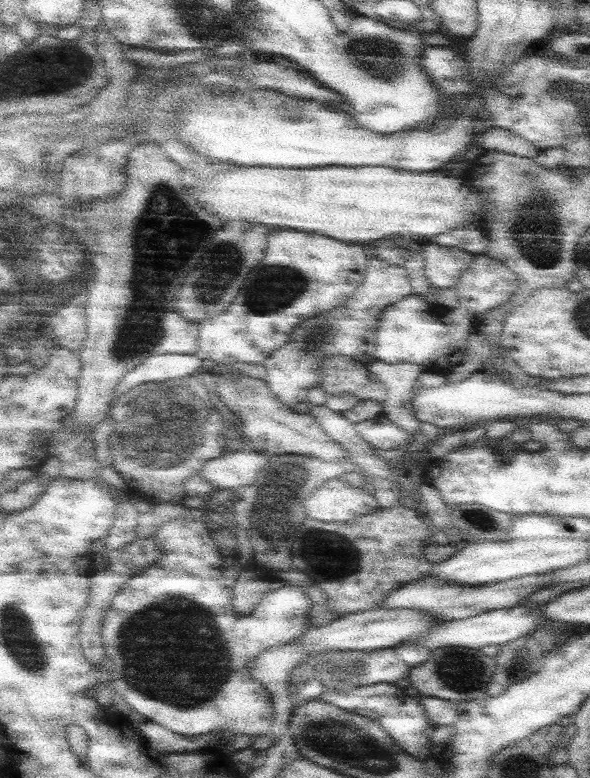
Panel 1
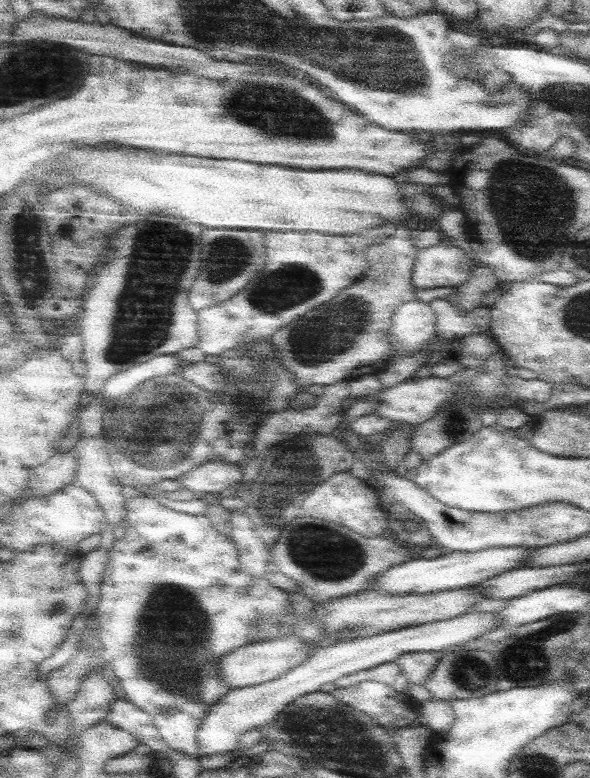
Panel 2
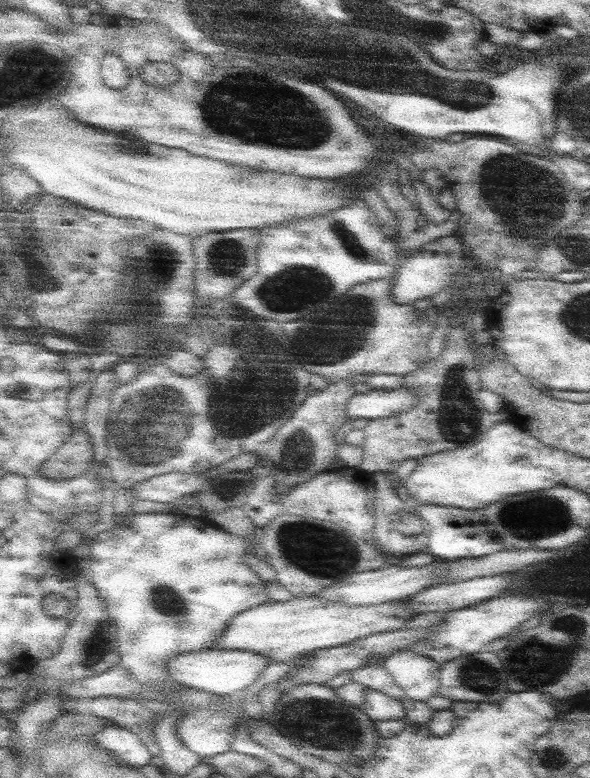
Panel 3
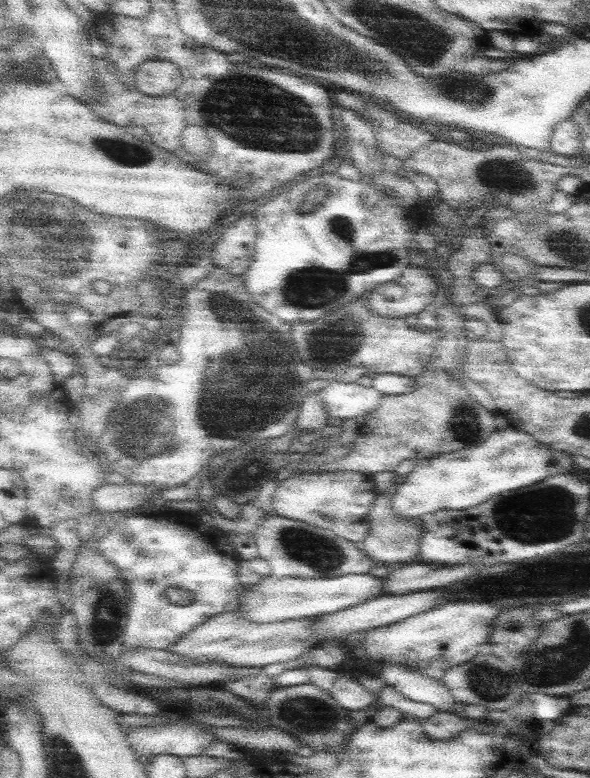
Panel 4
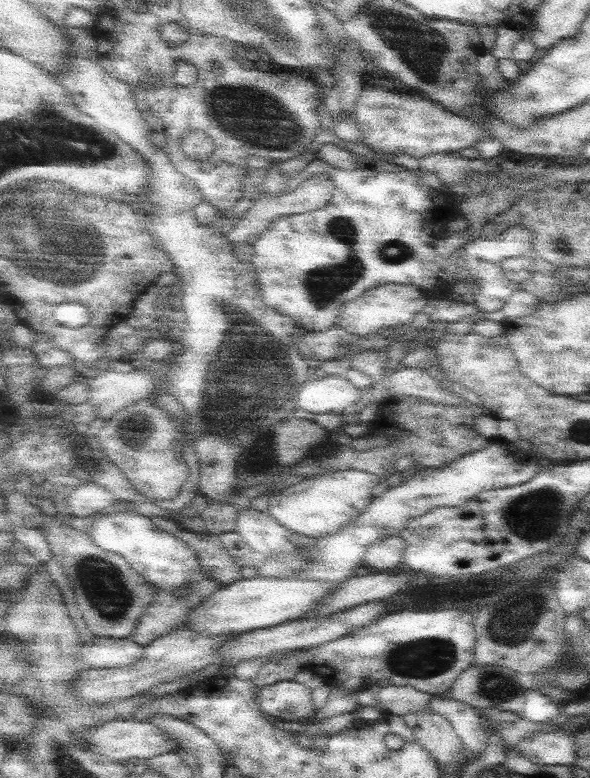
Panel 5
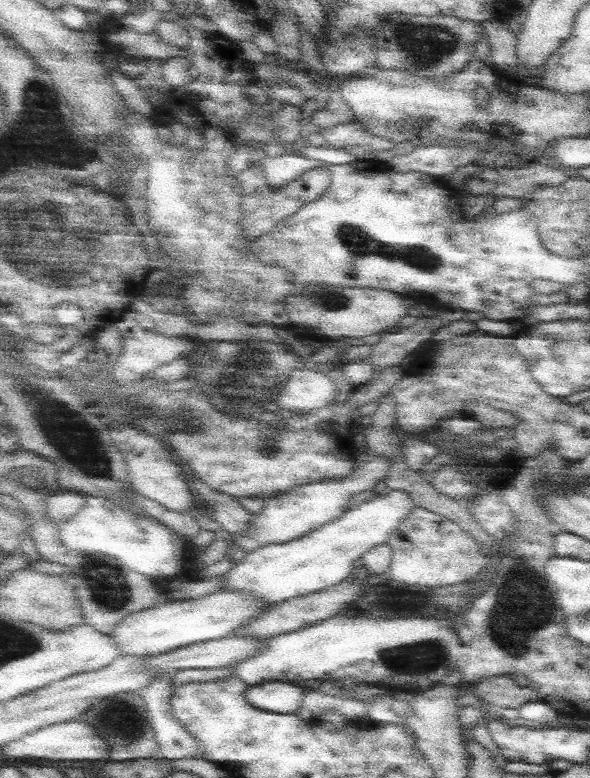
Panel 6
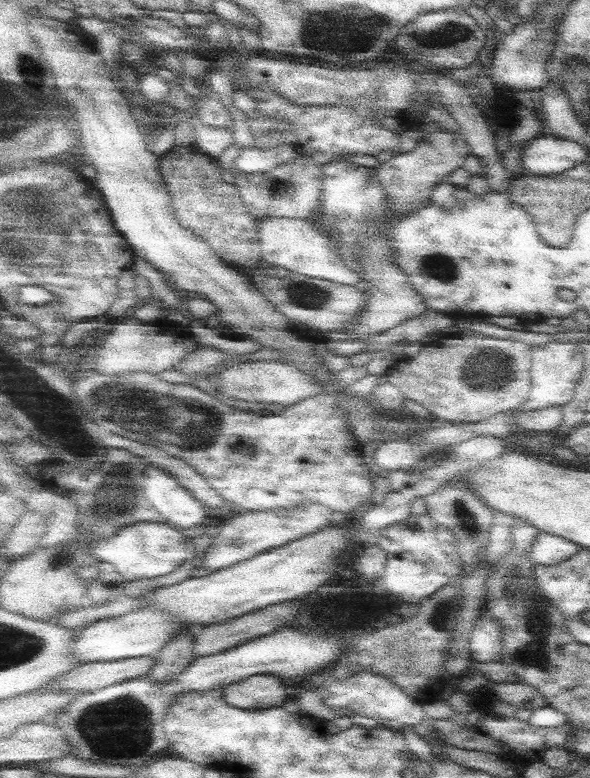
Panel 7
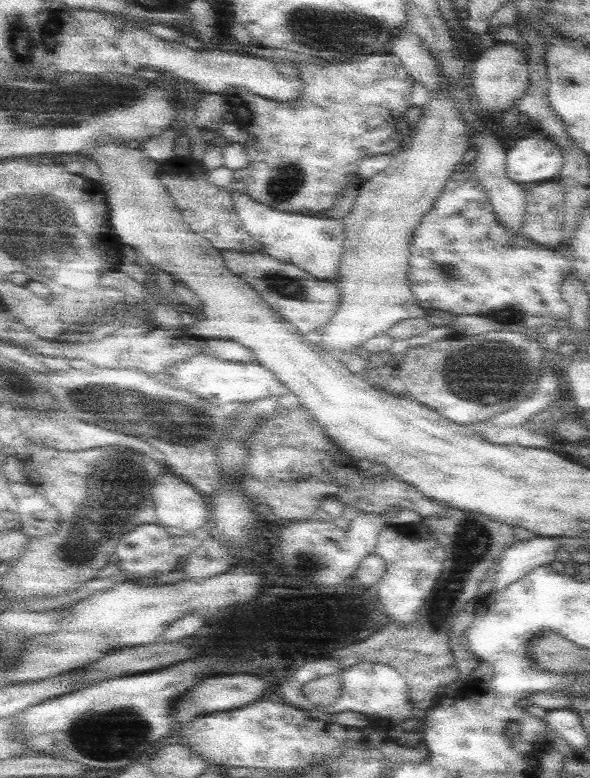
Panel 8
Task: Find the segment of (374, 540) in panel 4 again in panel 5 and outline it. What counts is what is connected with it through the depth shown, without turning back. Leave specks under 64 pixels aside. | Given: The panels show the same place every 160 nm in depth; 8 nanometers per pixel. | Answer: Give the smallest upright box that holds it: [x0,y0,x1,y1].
[364,533,405,570]

